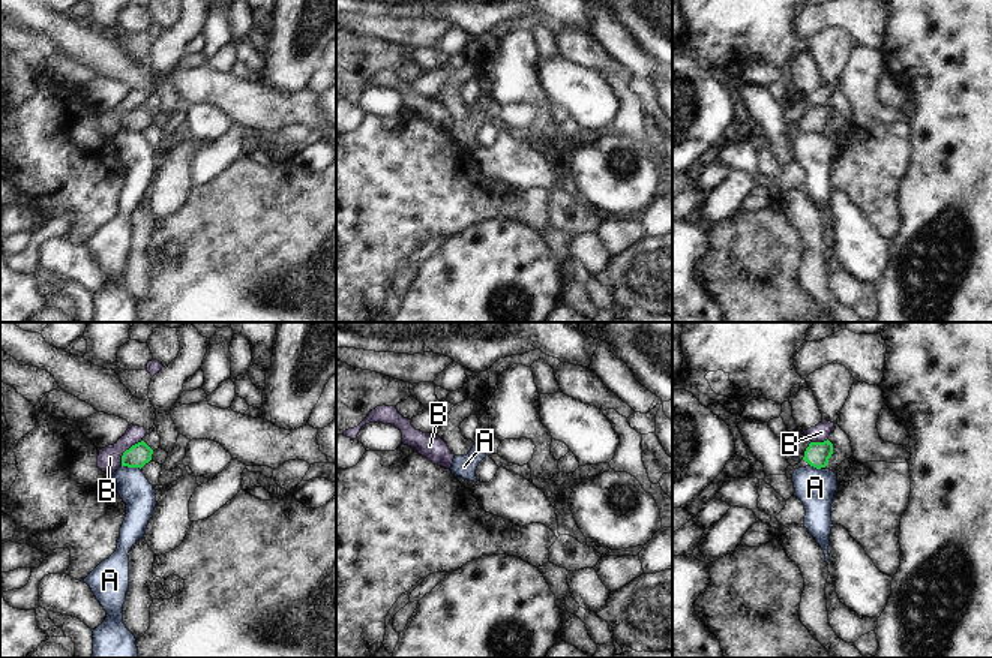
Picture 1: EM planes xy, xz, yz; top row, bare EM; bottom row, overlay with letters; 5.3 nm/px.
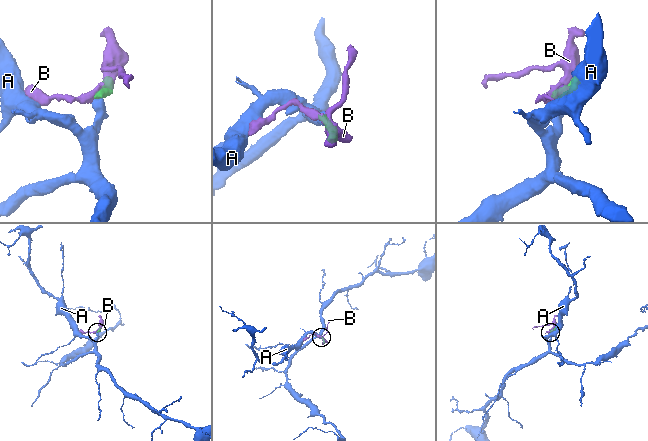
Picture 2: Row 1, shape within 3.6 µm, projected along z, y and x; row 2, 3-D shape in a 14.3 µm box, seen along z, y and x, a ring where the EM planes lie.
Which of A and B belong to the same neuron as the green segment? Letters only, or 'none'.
none

